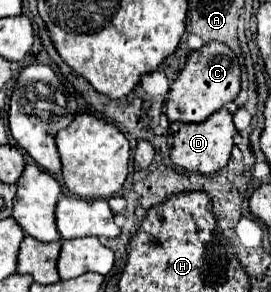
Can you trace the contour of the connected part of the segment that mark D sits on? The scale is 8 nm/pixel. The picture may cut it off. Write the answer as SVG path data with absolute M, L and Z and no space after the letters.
M222 107L220 111L216 111L216 115L210 115L210 119L202 123L170 123L170 133L174 137L174 145L170 149L170 161L186 171L208 175L216 173L228 163L234 147L236 127L232 123L230 111Z

